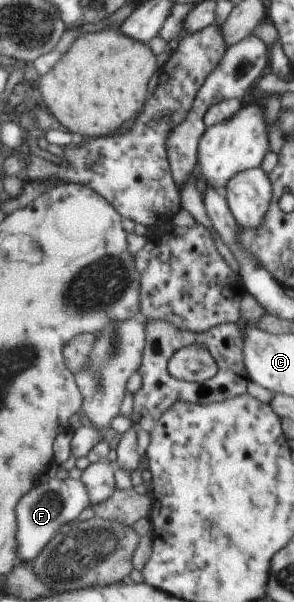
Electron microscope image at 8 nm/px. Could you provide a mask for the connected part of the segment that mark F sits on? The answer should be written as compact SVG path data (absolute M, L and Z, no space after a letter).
M67 475L49 478L47 482L30 489L16 504L16 562L30 563L36 560L41 550L61 532L77 522L78 515L90 505L89 494L80 479Z

